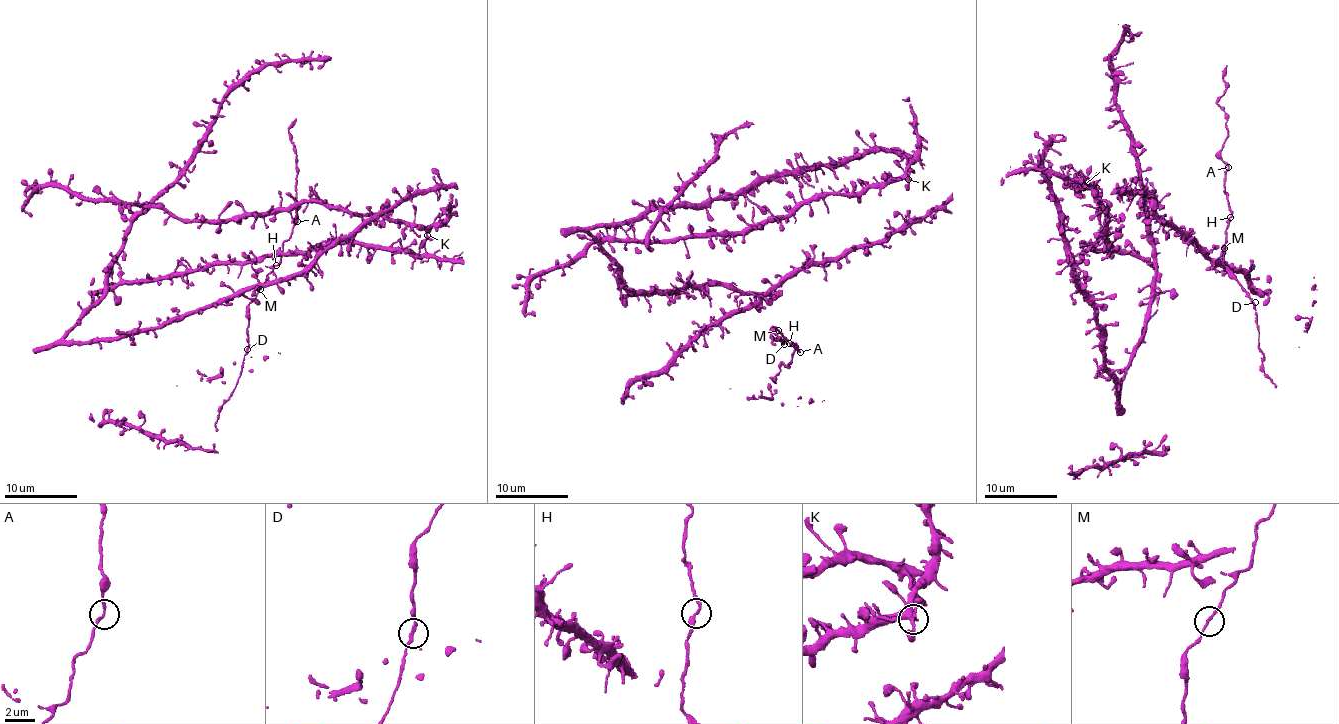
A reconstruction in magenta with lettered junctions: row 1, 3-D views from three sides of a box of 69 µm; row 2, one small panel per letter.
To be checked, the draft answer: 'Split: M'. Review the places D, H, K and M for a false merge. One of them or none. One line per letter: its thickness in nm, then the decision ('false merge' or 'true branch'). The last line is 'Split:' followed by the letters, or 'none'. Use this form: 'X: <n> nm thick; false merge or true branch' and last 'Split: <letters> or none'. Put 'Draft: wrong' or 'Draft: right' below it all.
D: 200 nm thick; true branch
H: 200 nm thick; true branch
K: 280 nm thick; true branch
M: 160 nm thick; true branch
Split: none
Draft: wrong

